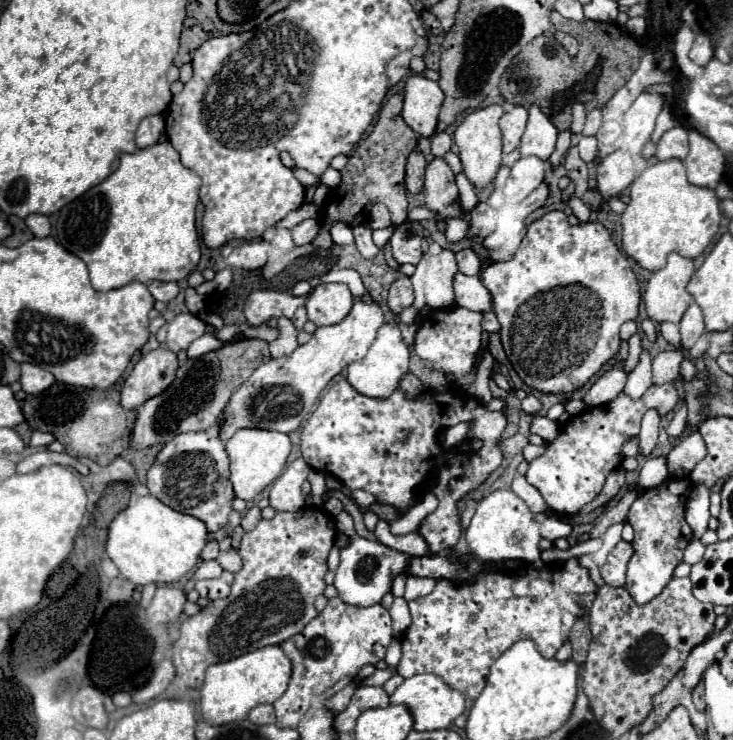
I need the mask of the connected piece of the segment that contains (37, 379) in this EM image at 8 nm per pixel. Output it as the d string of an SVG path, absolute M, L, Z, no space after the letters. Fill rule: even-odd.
M22 364L22 376L20 376L22 390L26 394L40 394L42 390L48 390L54 384L54 376L34 364Z

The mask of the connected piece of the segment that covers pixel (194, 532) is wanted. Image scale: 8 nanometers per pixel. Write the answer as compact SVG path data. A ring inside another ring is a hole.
M146 494L134 500L112 520L106 552L118 566L120 574L134 584L172 584L196 566L198 556L206 546L206 534L208 530L198 518L180 514L152 494Z

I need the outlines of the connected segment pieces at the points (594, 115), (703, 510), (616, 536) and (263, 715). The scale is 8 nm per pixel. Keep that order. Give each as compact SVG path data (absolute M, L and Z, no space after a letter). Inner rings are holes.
M598 108L590 110L588 116L586 116L586 124L584 124L582 134L584 134L584 136L596 136L600 124L602 124L602 114L600 114L600 110L598 110Z
M698 484L690 490L686 500L685 519L696 538L700 538L708 530L708 518L710 518L708 496L710 496L710 488Z
M624 520L624 522L616 524L616 526L610 526L610 528L606 530L606 534L604 534L604 544L602 544L602 548L600 548L600 556L606 556L606 554L620 542L620 532L622 532L622 526L624 526L626 522L628 522L628 520Z
M270 704L256 706L256 708L248 714L248 720L250 720L250 722L254 722L254 724L274 724L274 722L276 722L274 708L272 708Z

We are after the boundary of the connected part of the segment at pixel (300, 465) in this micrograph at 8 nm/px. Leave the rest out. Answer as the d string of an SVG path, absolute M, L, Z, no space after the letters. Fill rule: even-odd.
M296 458L272 484L270 506L276 512L300 510L304 506L304 496L300 492L300 486L308 478L308 474L310 474L310 466L302 458Z

